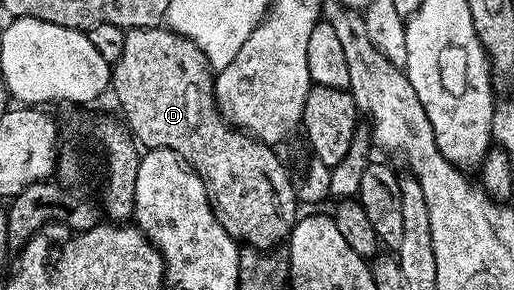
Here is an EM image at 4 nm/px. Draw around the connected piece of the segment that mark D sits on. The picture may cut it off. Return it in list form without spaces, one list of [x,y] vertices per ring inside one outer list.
[[[153,26],[127,30],[124,36],[124,52],[120,60],[112,63],[110,78],[112,95],[118,101],[126,117],[124,126],[135,143],[146,150],[171,150],[176,152],[204,184],[204,192],[216,220],[235,242],[263,252],[273,251],[287,241],[294,223],[300,217],[296,186],[290,183],[290,174],[278,159],[278,150],[251,138],[244,130],[230,125],[218,111],[214,101],[215,75],[206,65],[206,57],[187,38],[169,28]]]

